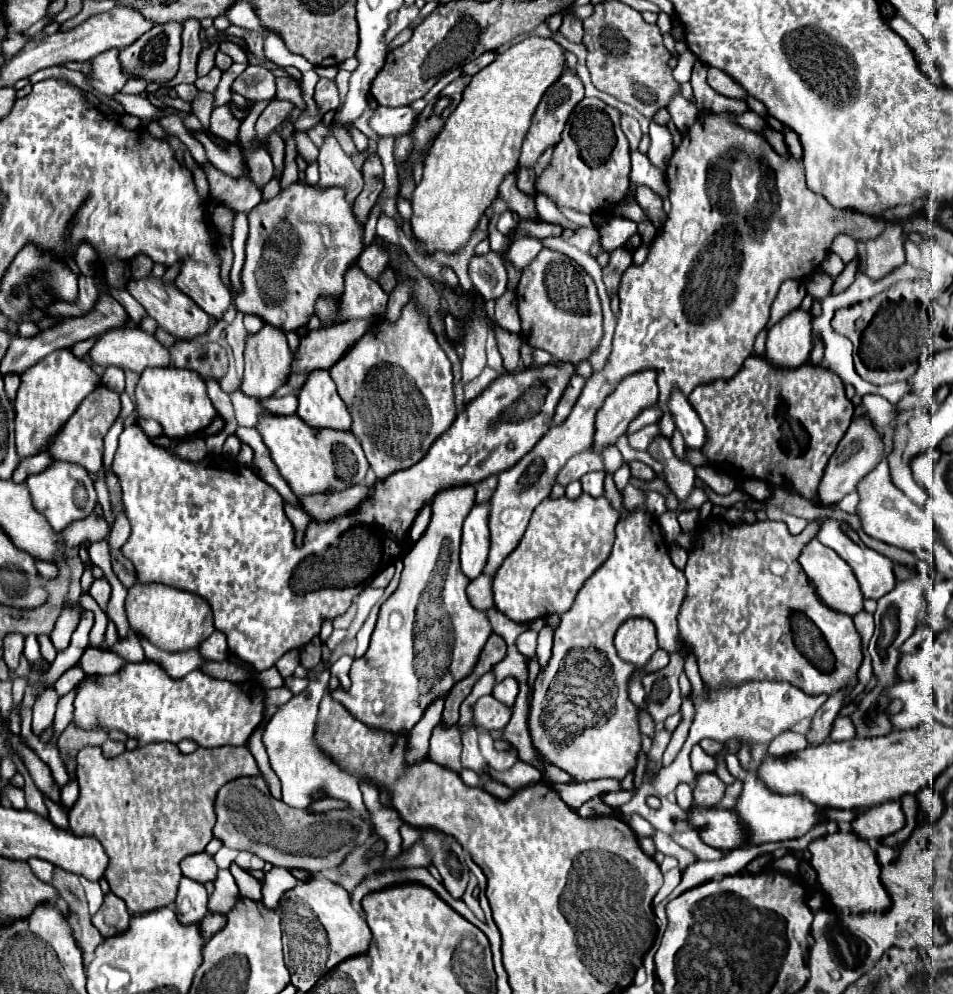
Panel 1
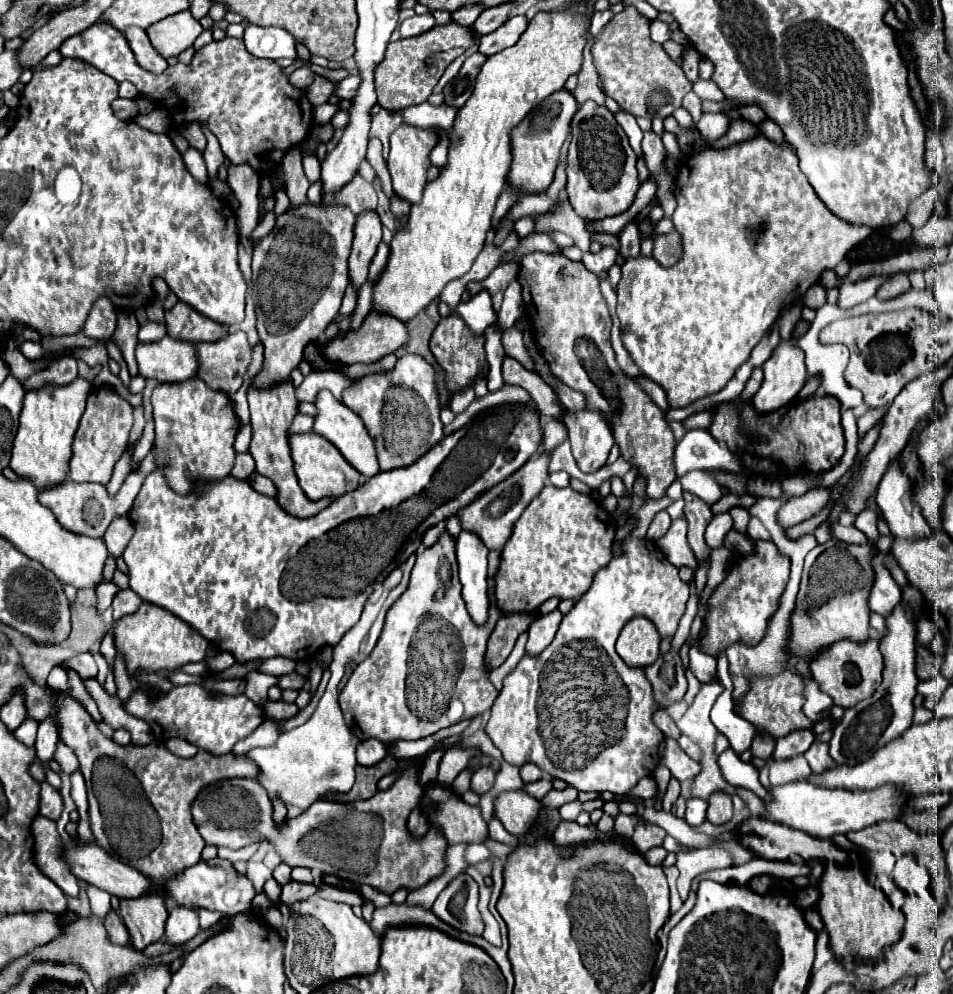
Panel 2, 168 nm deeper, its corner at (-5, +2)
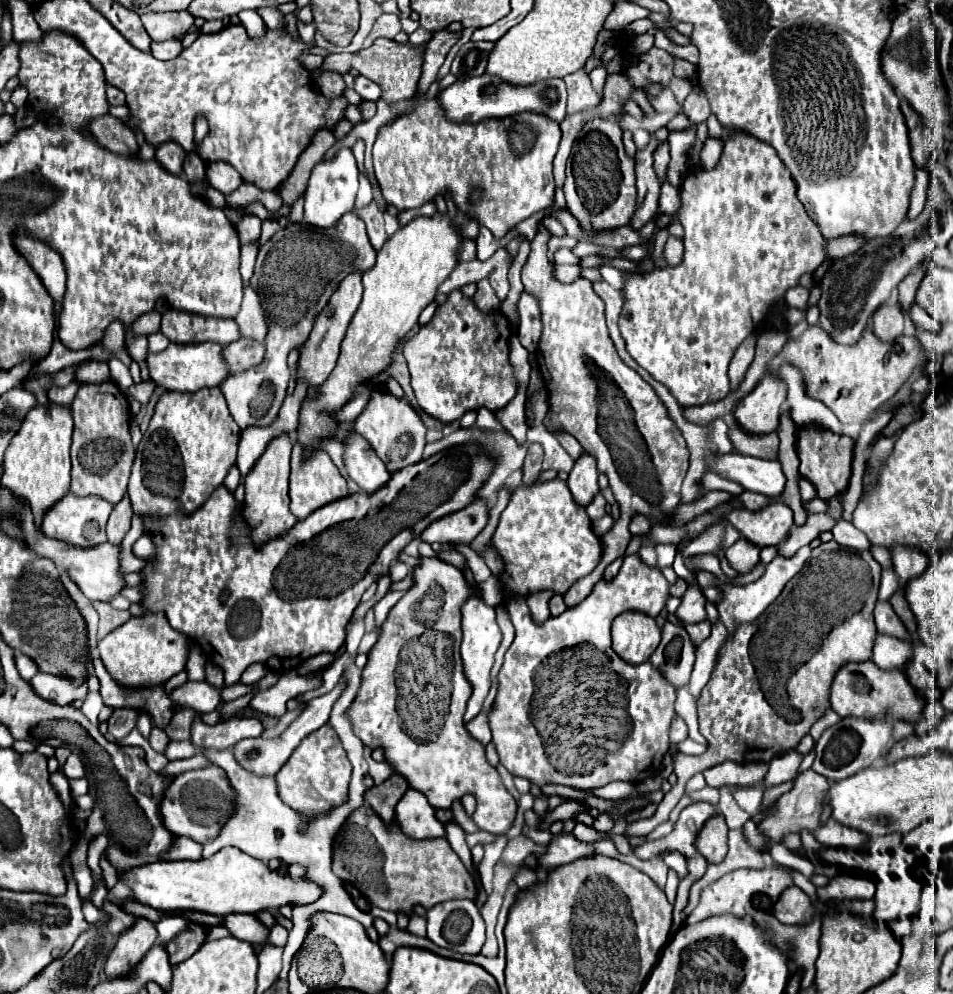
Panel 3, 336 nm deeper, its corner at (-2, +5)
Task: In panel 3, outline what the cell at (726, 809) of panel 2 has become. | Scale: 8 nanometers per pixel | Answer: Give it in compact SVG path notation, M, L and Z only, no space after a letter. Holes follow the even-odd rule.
M717 814L706 821L695 839L695 848L710 863L720 863L726 857L728 825L724 815Z

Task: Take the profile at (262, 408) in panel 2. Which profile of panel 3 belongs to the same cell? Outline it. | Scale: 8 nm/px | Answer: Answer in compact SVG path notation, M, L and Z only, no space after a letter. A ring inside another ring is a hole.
M288 433L278 435L272 439L262 453L262 457L256 461L256 465L250 469L250 473L244 477L246 485L246 521L252 527L252 539L258 543L284 535L290 525L296 525L298 519L294 513L290 513L290 495L288 495L288 475L290 475L290 451L292 451L292 439Z

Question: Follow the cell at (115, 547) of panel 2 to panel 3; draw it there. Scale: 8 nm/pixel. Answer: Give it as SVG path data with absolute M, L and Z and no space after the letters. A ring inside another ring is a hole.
M126 493L124 499L114 507L114 511L108 519L106 533L108 533L110 545L120 545L122 543L122 539L130 531L130 521L132 521L132 505L130 505L130 497Z

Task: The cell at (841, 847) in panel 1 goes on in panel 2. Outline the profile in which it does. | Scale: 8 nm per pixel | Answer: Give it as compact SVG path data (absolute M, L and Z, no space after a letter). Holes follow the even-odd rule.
M827 864L825 874L819 880L819 890L821 890L821 898L819 898L817 910L821 914L825 930L829 934L831 952L841 964L849 964L849 962L853 962L853 964L877 964L881 960L883 950L893 946L901 938L903 924L905 924L901 910L895 910L891 906L891 902L885 898L885 894L867 882L865 872L861 868L833 868L831 864Z

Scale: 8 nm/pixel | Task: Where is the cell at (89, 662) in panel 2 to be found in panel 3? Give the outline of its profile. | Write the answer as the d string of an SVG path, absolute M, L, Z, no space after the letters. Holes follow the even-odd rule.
M20 649L18 651L14 651L16 653L16 667L18 667L18 671L20 671L20 675L26 679L26 681L30 681L34 675L38 675L38 663L32 659L32 657L26 657L26 653L22 653Z

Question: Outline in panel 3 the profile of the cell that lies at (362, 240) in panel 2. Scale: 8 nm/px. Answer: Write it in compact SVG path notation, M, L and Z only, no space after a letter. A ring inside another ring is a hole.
M354 271L342 279L340 287L330 297L328 305L318 313L314 329L312 329L308 341L304 343L304 347L300 349L300 363L298 363L296 379L304 379L304 381L308 381L308 385L322 385L328 379L328 375L336 367L342 337L346 335L350 319L360 305L360 299L362 299L362 271Z

